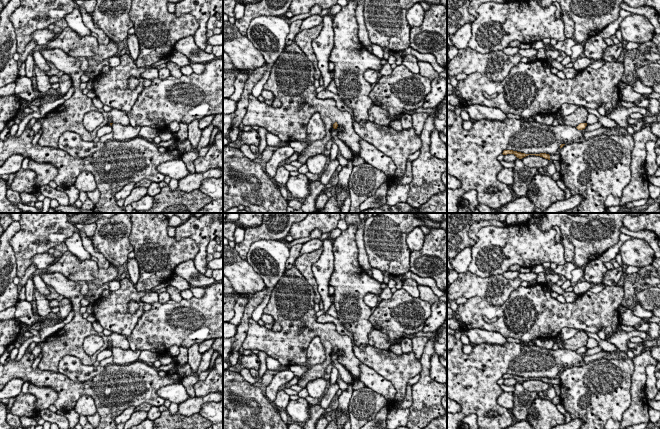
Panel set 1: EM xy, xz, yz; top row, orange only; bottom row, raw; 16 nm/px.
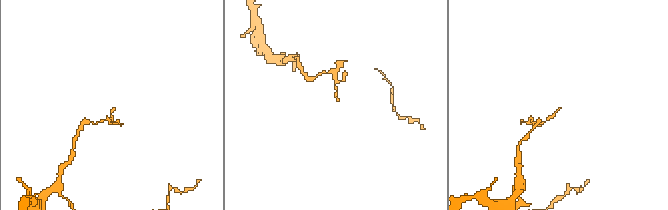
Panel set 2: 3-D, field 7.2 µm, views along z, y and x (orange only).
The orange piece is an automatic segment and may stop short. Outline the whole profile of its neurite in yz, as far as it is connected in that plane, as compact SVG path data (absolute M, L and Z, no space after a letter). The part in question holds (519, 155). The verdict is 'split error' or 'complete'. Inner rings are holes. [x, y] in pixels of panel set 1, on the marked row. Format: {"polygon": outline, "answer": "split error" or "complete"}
{"polygon": "M504 150L502 154L503 155L514 154L519 159L522 159L522 158L528 156L528 155L535 155L535 156L540 156L540 157L543 157L545 159L550 160L550 155L549 154L546 154L546 153L540 153L540 154L525 154L525 153L513 151L513 150Z", "answer": "complete"}

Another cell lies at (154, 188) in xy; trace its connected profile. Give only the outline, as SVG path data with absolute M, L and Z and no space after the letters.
M151 182L149 187L147 188L147 194L150 195L151 197L156 196L159 194L161 191L161 187L159 186L159 183L156 182Z

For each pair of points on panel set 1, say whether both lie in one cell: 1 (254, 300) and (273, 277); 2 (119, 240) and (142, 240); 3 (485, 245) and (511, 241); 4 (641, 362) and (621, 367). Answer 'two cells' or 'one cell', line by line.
1: two cells
2: two cells
3: one cell
4: two cells

